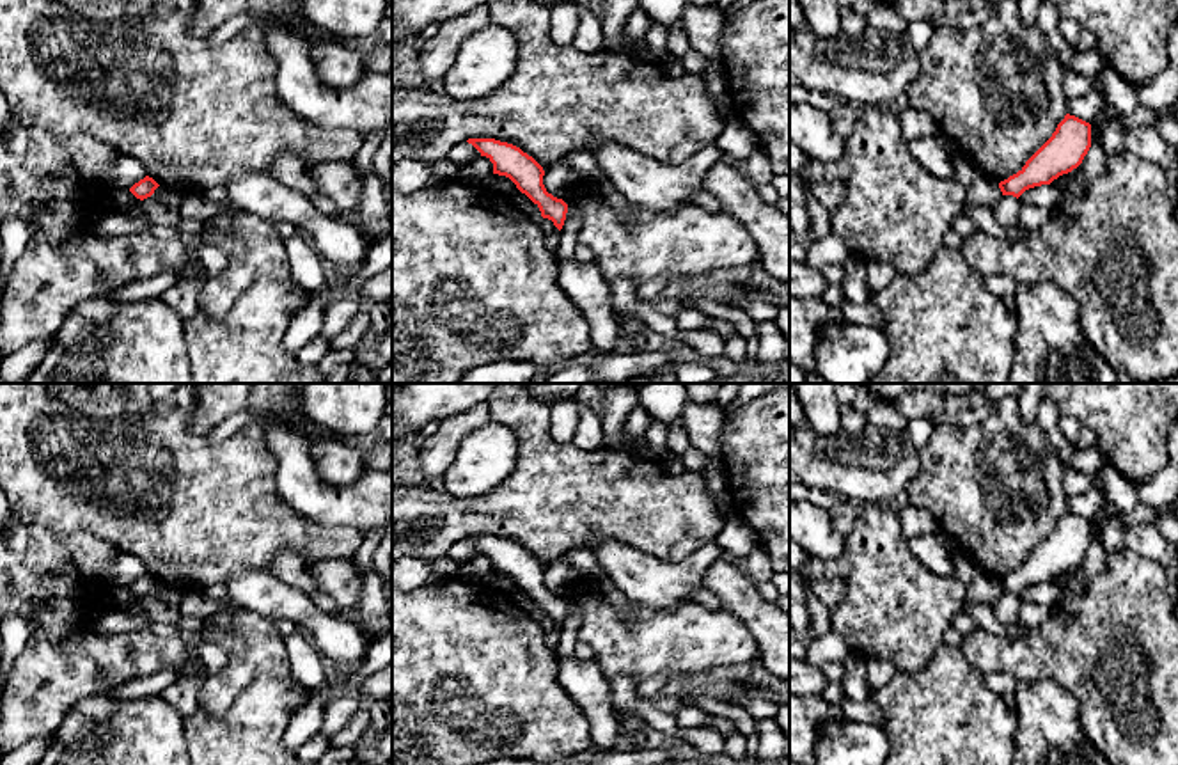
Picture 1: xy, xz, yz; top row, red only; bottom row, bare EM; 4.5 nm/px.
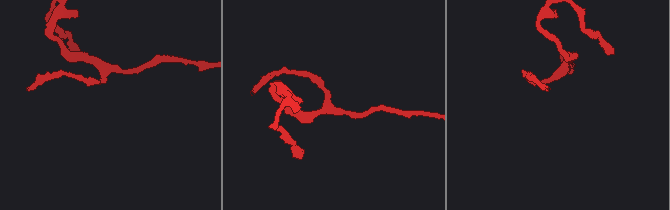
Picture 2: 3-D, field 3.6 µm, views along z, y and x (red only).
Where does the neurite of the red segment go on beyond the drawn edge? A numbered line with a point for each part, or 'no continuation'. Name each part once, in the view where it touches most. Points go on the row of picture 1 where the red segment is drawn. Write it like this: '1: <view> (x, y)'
no continuation

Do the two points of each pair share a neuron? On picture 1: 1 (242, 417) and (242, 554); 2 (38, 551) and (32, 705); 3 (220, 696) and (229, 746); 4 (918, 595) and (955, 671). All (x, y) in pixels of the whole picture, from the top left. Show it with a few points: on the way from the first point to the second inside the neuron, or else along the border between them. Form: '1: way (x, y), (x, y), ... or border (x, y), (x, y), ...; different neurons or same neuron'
1: border (252, 419), (224, 441), (212, 442), (206, 437); different neurons
2: way (36, 590), (36, 606), (45, 615), (45, 666); same neuron
3: border (252, 682), (219, 716), (210, 716), (197, 709); different neurons
4: border (942, 643), (925, 666), (910, 671); different neurons

